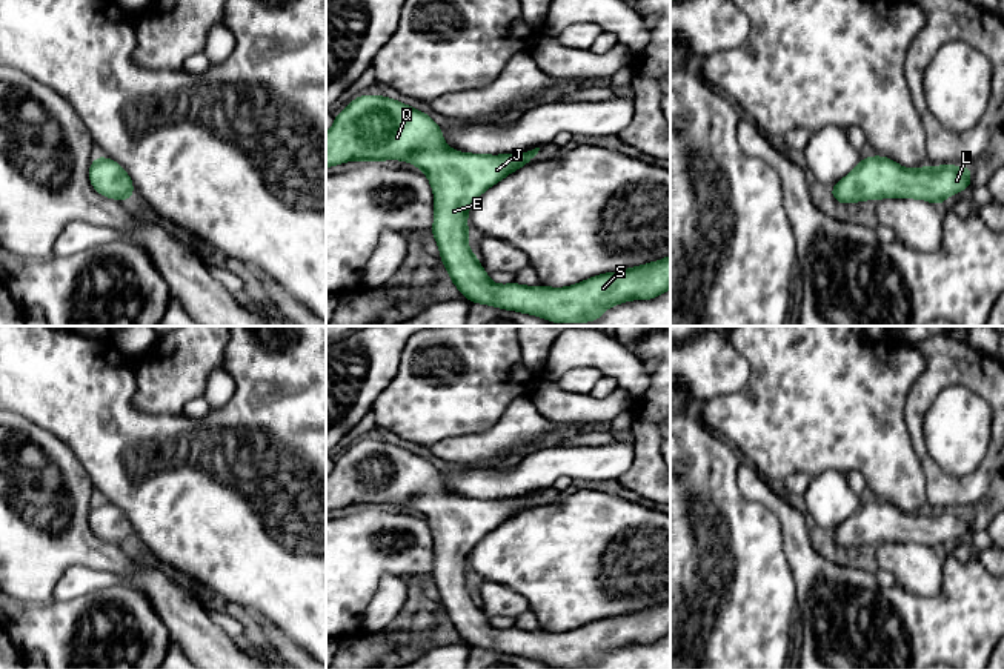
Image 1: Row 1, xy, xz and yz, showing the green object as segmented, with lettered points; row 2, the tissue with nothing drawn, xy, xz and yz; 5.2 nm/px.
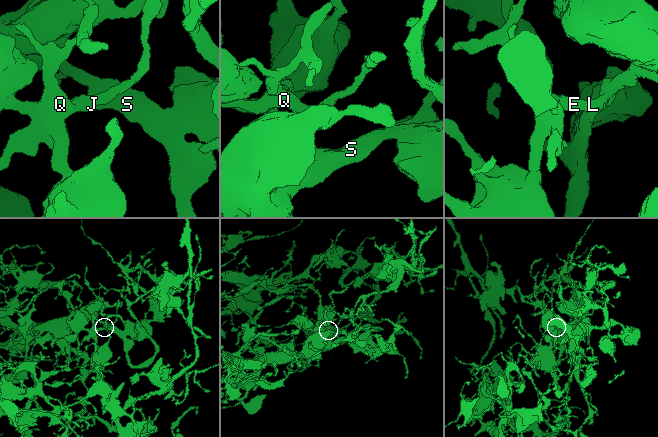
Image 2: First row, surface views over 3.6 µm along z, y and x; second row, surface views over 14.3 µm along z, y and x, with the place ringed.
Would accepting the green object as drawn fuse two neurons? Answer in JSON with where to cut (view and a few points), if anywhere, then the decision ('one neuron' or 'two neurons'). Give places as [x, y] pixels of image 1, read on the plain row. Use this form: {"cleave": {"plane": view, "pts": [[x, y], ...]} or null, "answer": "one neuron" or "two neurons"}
{"cleave": null, "answer": "one neuron"}

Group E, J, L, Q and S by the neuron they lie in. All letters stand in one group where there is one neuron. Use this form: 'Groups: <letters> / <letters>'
Groups: E J L Q S

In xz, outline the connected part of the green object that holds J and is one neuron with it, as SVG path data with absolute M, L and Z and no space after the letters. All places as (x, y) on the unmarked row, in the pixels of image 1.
M360 440L335 460L334 471L326 477L326 512L352 504L367 508L403 504L420 512L429 523L435 541L431 578L438 587L440 603L450 626L457 629L463 641L472 647L524 657L554 667L586 667L598 664L613 649L629 644L650 644L670 634L670 600L621 617L595 620L569 632L492 627L478 601L467 591L469 552L486 534L527 509L540 492L503 500L467 498L450 494L441 477L443 474L427 458L401 446L383 440Z

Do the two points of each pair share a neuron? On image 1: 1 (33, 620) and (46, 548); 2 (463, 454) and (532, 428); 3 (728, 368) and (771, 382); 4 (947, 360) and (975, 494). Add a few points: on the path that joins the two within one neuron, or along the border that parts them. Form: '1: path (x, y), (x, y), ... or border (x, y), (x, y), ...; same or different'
1: border (53, 599), (43, 605), (28, 606); different
2: path (480, 446), (498, 442), (515, 428); same
3: border (732, 343), (748, 363), (749, 380), (718, 396); different
4: path (920, 399), (917, 436), (929, 466), (937, 474); same

